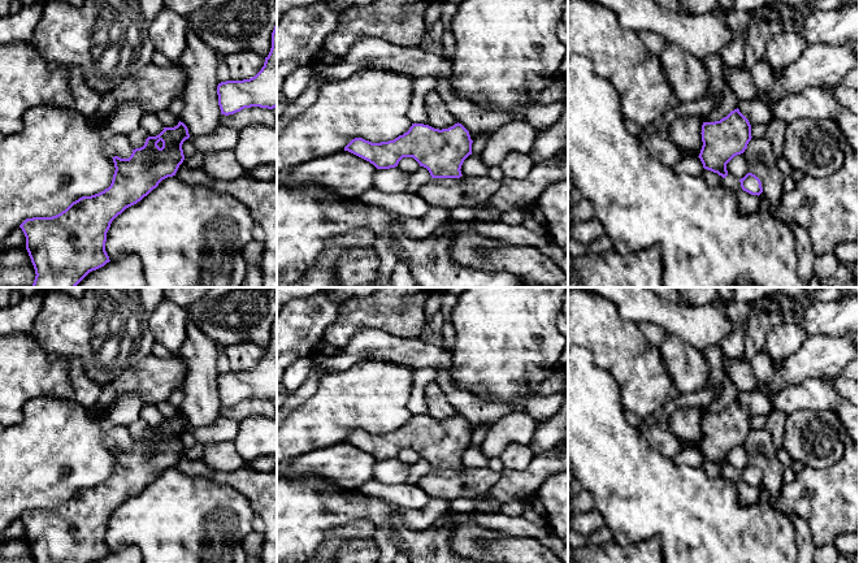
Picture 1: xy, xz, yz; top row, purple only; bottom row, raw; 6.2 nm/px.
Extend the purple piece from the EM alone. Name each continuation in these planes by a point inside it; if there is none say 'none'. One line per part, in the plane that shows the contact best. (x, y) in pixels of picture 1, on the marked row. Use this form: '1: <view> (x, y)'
none

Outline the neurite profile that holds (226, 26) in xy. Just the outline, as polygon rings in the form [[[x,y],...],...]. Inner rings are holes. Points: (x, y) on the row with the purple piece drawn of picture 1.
[[[207,0],[187,16],[195,35],[217,55],[252,51],[268,57],[277,0]]]

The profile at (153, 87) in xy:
[[[178,62],[168,68],[155,64],[126,75],[117,86],[103,94],[94,116],[96,124],[109,124],[121,104],[138,101],[144,114],[168,109],[170,101],[181,98],[187,83],[186,72]]]

